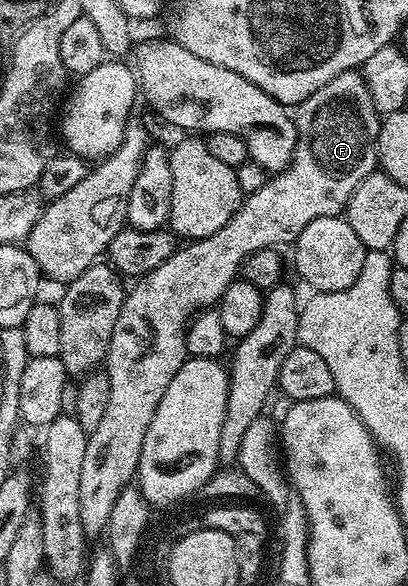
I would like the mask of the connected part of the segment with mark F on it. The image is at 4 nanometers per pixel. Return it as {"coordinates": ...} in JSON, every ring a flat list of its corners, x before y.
{"coordinates":[[361,71,341,72,332,78,332,82,320,86,316,94,297,105,294,125,298,131,298,141,288,167,271,175,266,184,260,186,260,190,249,193,234,217,220,230,216,230,216,234,203,240,183,243,166,262,142,276,135,283,138,285,125,293,104,361,110,387,108,410,104,410,100,426,87,435,84,463,80,465,78,506,87,533,98,532,101,528,103,531,109,525,116,498,120,498,122,491,137,477,144,434,148,434,148,426,152,426,156,406,160,406,160,398,164,398,168,382,176,378,176,370,180,370,180,366,188,359,186,329,191,321,203,310,217,305,224,290,228,290,233,280,239,279,240,269,251,254,256,250,278,248,282,244,293,245,300,230,304,230,308,222,339,215,352,198,356,186,360,186,360,182,364,182,364,178,368,178,368,174,378,168,378,135,382,116,376,110,370,87]]}

